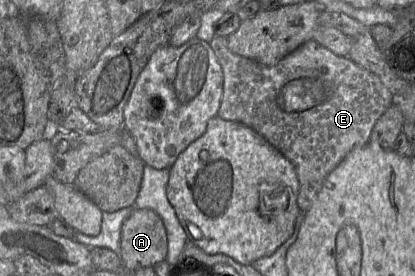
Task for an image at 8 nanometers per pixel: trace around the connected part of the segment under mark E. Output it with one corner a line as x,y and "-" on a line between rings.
215,35
209,44
223,71
223,95
218,115
224,120
236,121
253,129
265,138
273,147
279,150
293,164
299,179
298,206
300,212
306,213
316,200
328,175
352,150
369,143
375,123
393,104
392,92
381,82
377,75
362,68
349,57
335,54
313,39
306,41
297,49
281,58
274,65
263,65
255,60
233,53
228,48
227,37
225,36

